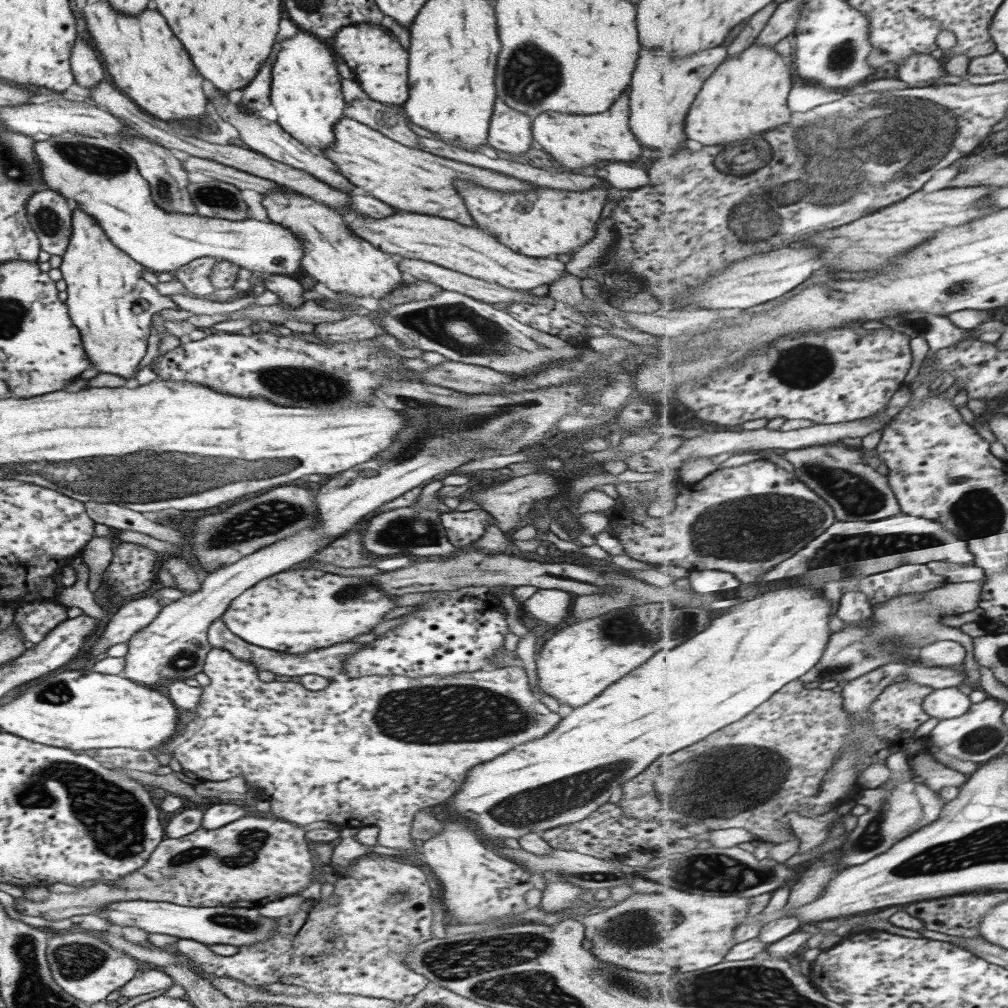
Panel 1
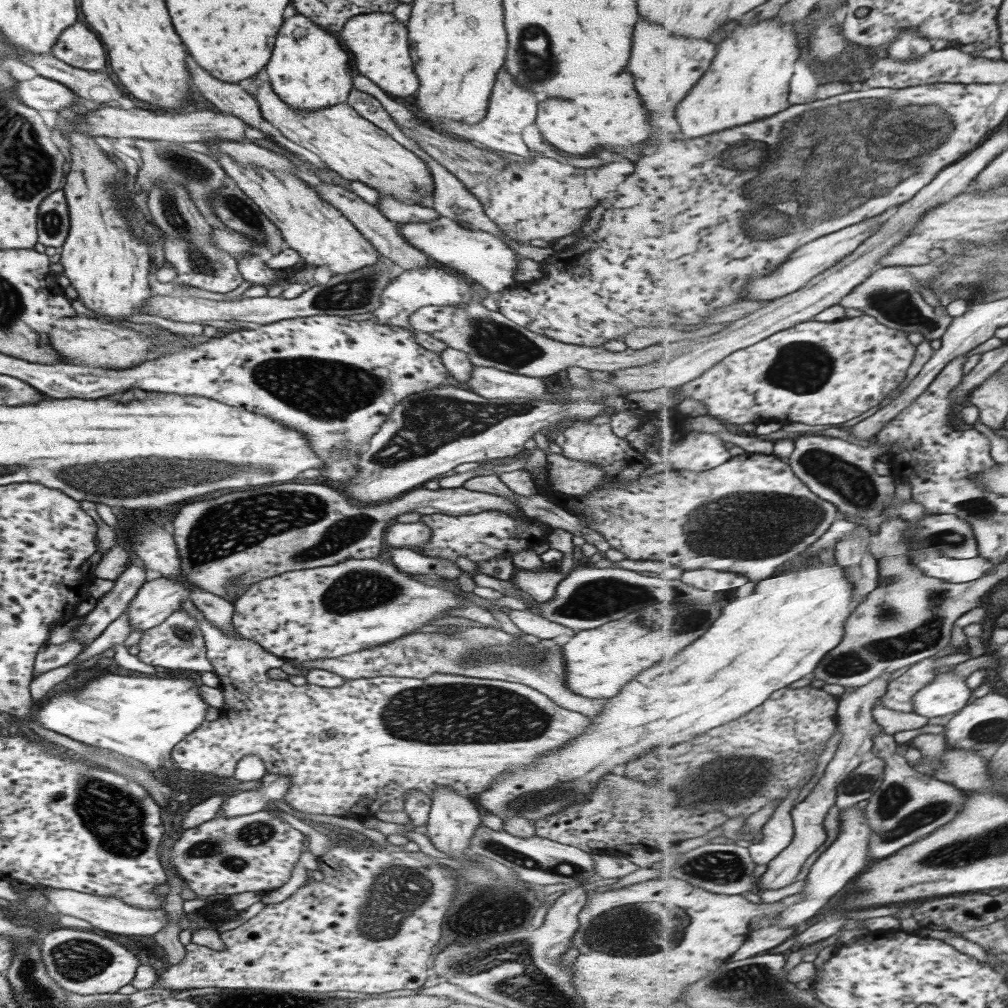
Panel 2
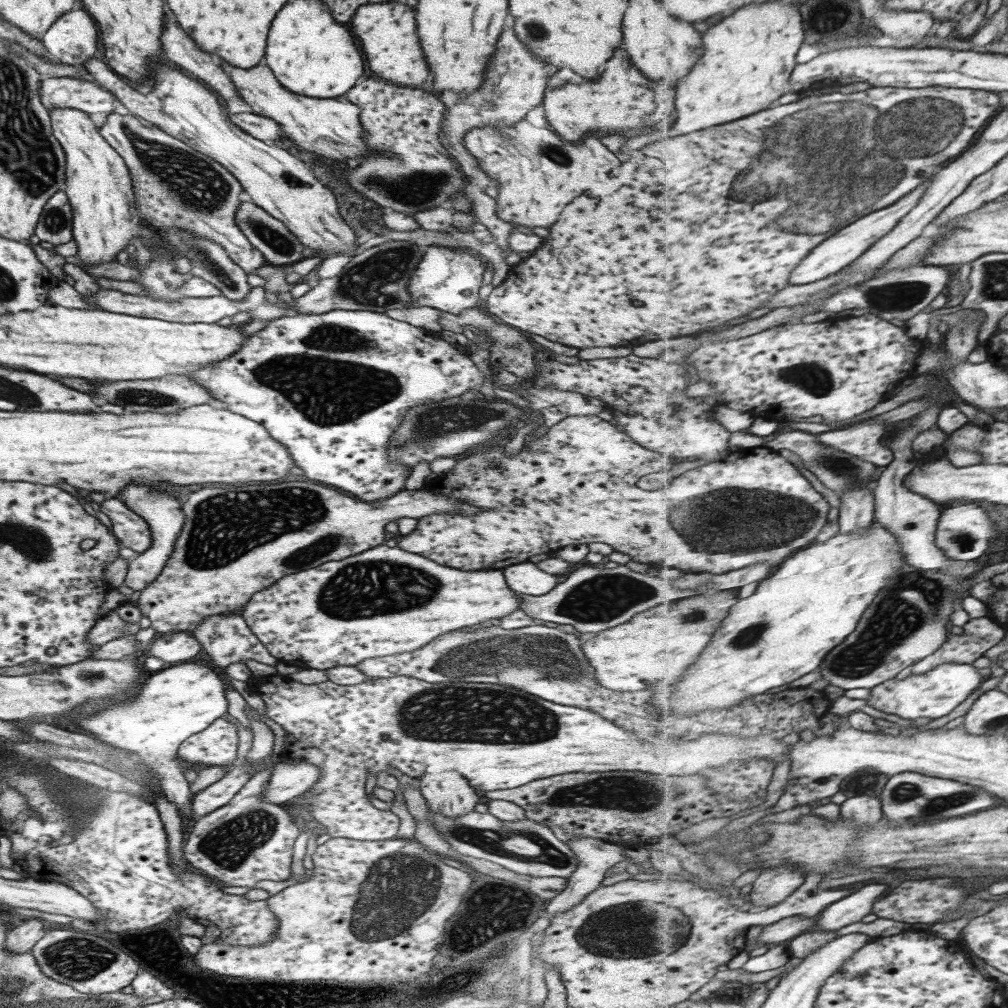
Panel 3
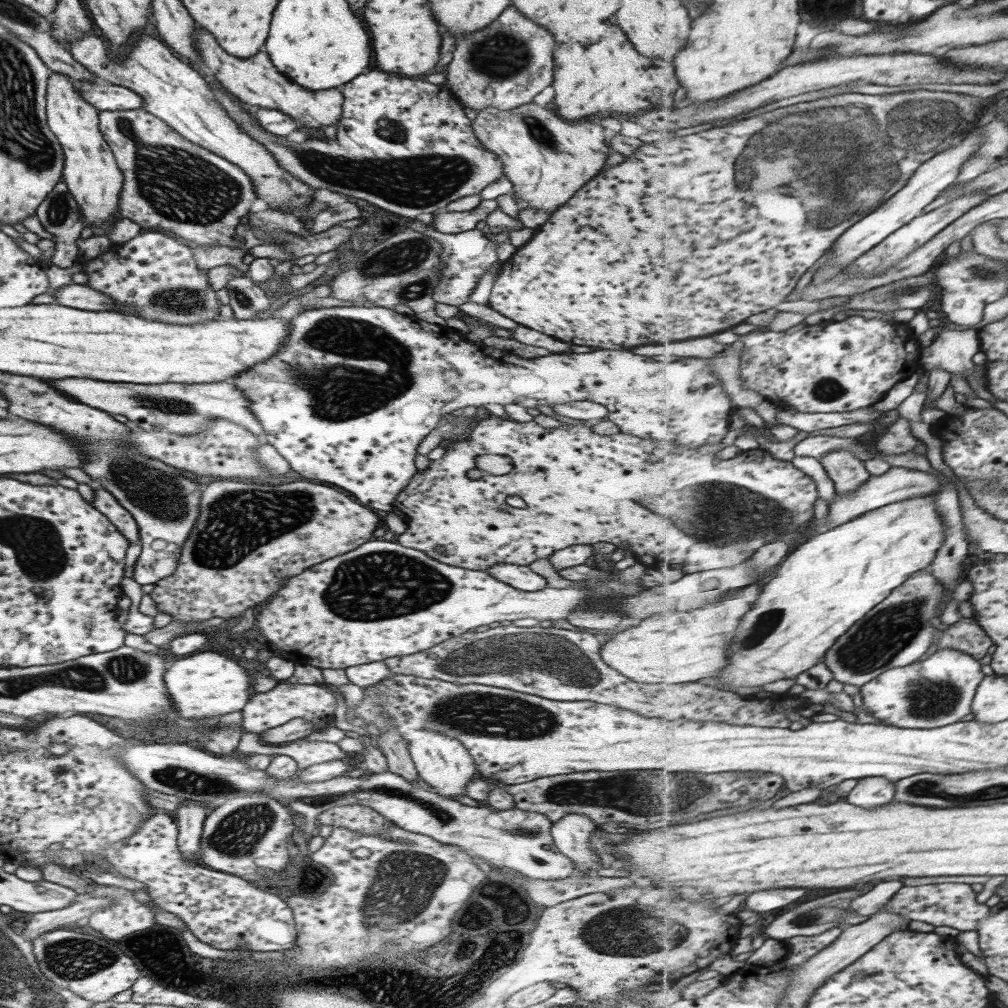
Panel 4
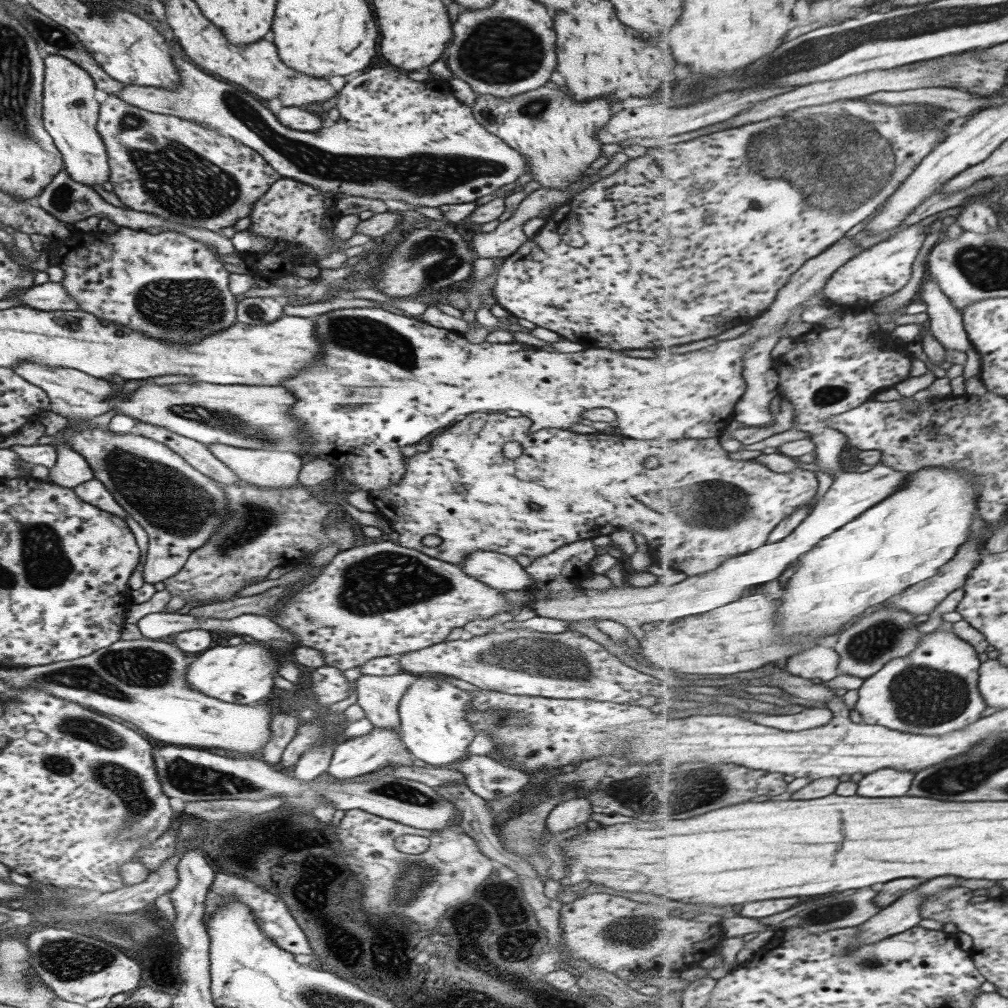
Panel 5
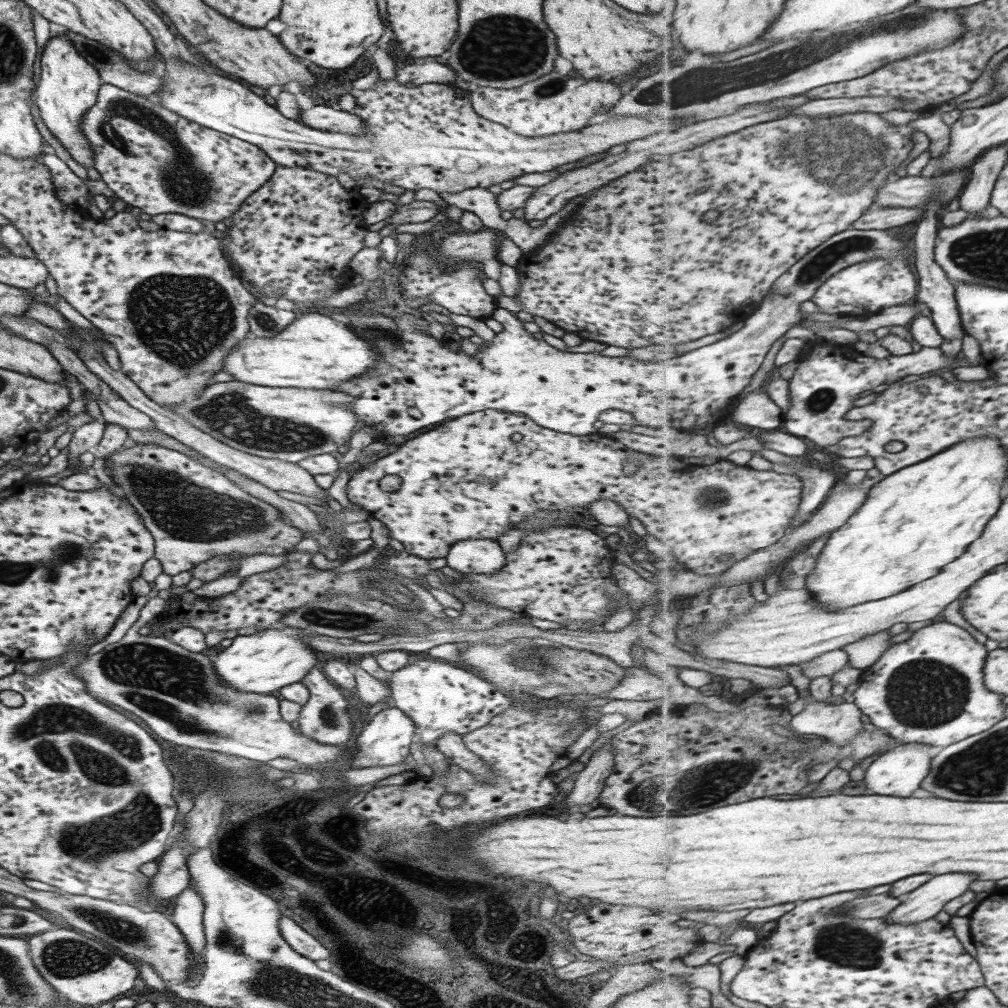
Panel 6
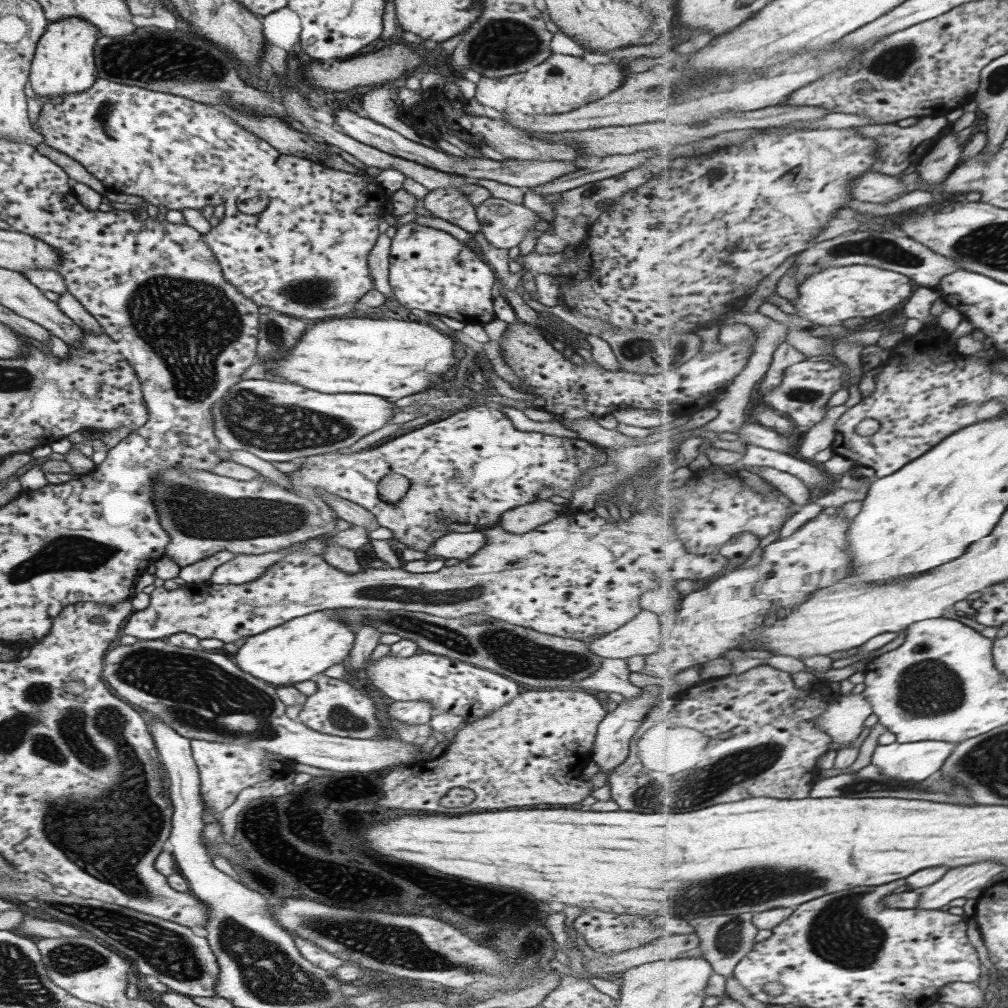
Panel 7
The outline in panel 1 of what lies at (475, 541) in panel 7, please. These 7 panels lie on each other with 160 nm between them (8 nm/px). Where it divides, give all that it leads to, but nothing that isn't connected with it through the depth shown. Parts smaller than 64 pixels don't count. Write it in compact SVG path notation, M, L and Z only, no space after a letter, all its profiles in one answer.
M534 589L534 593L519 605L524 612L537 620L557 626L570 616L572 594L557 589Z

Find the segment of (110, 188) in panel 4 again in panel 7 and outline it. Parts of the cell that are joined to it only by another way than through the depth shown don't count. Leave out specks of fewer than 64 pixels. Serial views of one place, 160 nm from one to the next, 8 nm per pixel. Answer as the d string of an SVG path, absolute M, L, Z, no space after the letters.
M57 19L48 23L44 33L37 39L28 70L29 86L37 97L58 101L59 98L64 98L69 93L78 93L89 88L96 79L93 47L96 40L101 36L102 34L98 31L98 28L91 23L87 23L85 19Z

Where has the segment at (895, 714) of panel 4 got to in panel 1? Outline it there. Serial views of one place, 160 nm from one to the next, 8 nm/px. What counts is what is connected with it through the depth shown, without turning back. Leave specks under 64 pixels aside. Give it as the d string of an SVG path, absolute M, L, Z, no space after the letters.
M958 687L933 689L933 694L925 697L923 709L939 721L959 718L971 710L972 704L967 694Z

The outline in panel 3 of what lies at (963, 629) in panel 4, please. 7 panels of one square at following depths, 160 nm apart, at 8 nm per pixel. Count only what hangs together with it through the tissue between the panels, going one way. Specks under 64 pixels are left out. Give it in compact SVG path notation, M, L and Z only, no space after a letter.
M987 616L971 619L963 627L962 635L948 636L948 642L939 651L912 666L912 672L924 673L946 662L969 663L985 656L987 650L1005 638L1006 629Z

